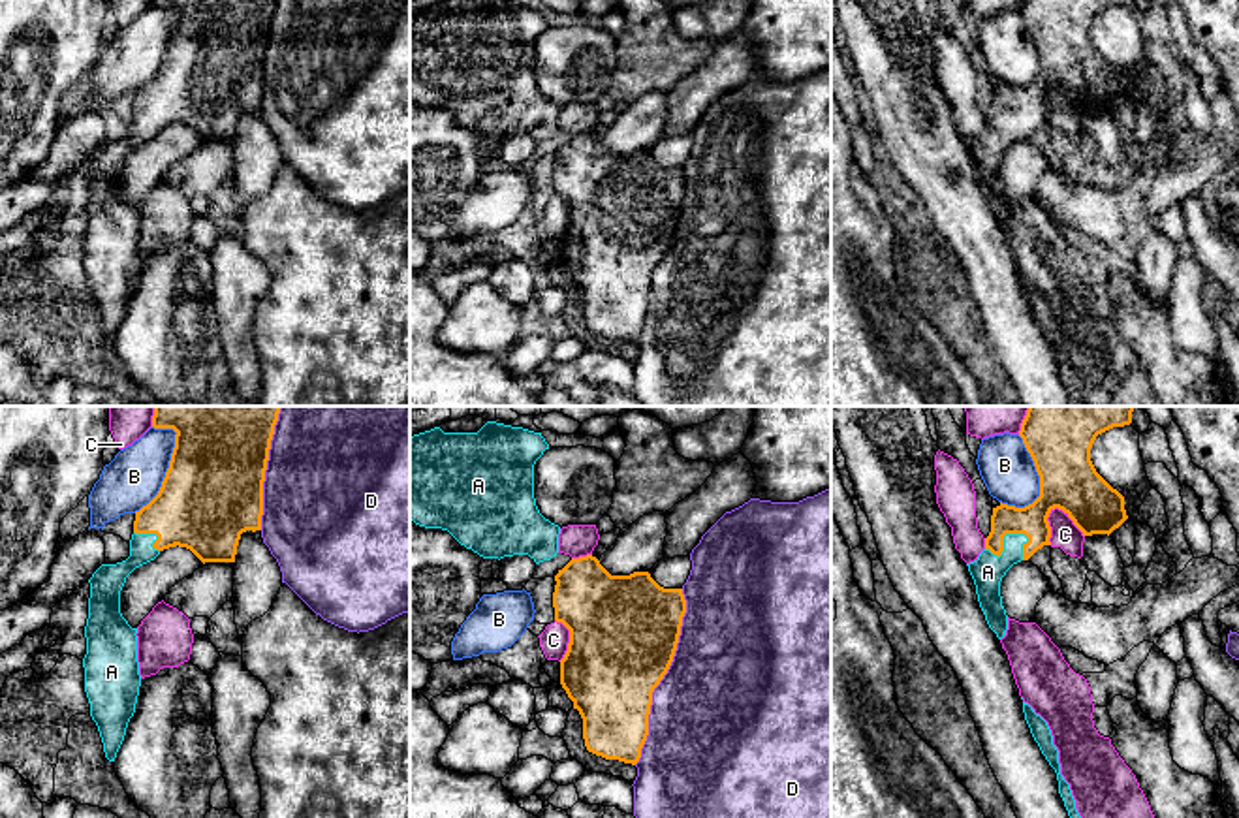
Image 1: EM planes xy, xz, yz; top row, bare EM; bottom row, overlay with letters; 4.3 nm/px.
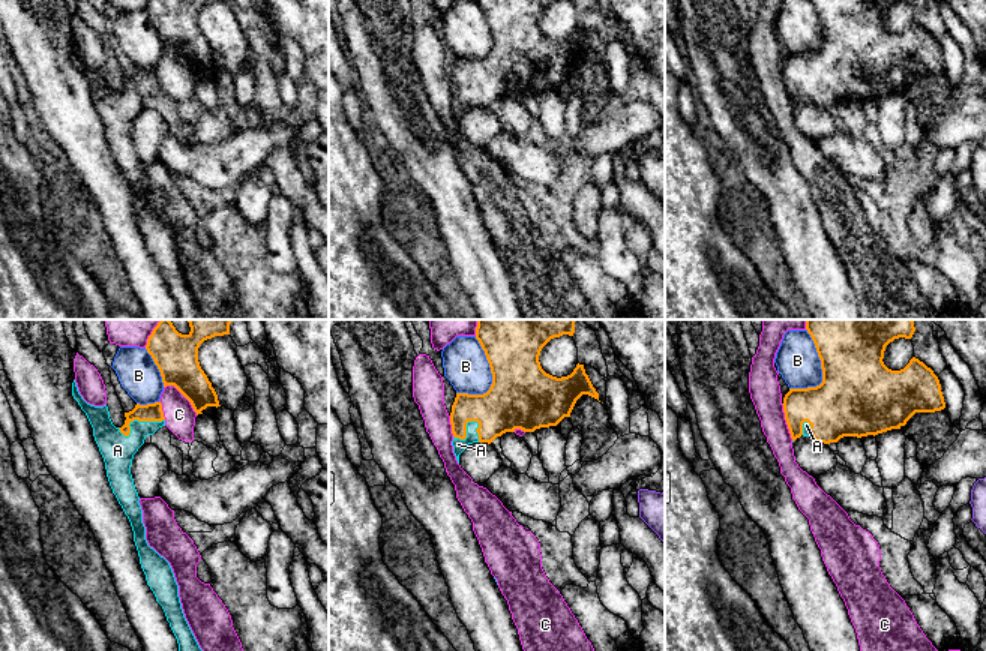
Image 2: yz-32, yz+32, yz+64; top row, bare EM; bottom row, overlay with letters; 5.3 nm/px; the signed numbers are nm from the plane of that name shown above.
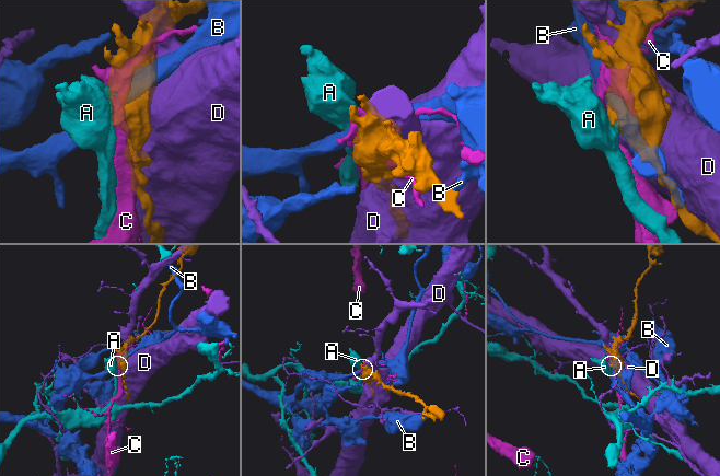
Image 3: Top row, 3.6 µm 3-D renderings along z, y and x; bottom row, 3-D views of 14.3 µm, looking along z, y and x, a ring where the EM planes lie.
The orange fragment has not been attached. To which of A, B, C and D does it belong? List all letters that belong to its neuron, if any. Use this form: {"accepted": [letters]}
{"accepted": ["A"]}

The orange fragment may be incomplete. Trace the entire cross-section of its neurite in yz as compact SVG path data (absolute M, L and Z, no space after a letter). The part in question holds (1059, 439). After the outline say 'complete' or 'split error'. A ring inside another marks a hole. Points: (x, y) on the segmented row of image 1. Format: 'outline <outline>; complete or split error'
outline M1028 406L1019 436L1040 476L1040 496L1015 508L993 508L985 549L966 564L980 607L998 639L1006 636L1008 615L1000 581L1006 572L1051 545L1049 513L1059 508L1083 536L1111 534L1126 519L1124 496L1094 468L1090 448L1098 434L1132 423L1136 406Z; split error

